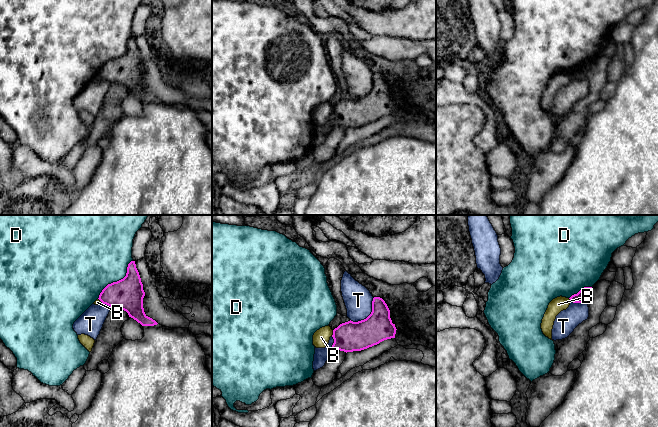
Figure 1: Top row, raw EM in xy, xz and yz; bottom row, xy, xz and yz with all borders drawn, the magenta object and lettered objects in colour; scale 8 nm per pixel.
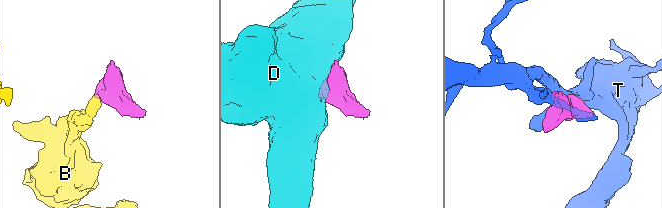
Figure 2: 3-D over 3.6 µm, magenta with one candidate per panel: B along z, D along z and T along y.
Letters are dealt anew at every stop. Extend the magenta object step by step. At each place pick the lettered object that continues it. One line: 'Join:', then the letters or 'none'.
Join: none

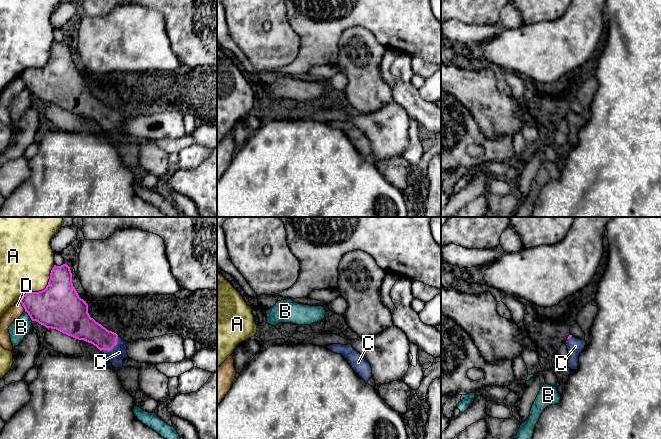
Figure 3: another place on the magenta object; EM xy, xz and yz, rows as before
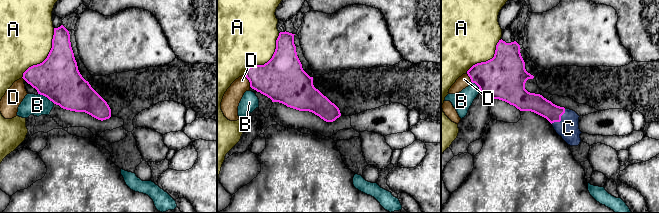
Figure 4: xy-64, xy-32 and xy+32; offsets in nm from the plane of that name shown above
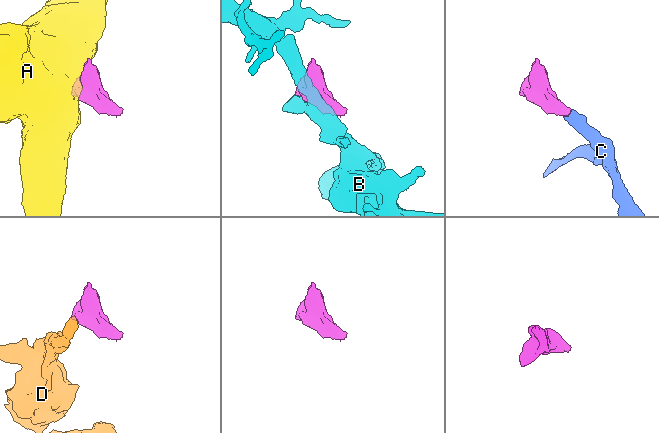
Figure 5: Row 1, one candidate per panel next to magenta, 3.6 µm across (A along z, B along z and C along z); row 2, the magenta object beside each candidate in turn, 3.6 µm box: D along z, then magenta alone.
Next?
Join: C

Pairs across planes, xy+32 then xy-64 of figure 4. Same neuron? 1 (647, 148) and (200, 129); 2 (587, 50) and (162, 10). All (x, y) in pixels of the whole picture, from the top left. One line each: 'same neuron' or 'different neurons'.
1: different neurons
2: different neurons

